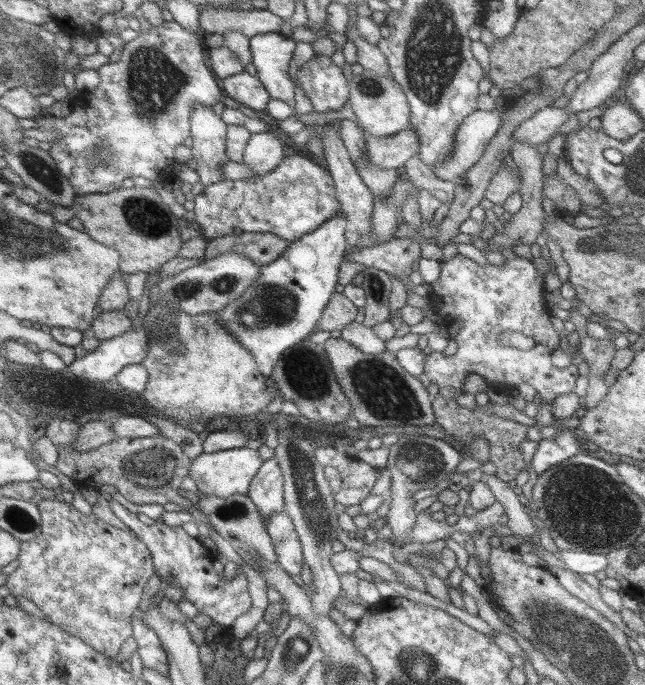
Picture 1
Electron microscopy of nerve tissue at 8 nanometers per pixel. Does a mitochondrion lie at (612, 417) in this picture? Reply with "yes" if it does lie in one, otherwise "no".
no

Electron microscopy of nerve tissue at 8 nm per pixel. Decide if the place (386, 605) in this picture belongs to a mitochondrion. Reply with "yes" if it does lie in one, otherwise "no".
no

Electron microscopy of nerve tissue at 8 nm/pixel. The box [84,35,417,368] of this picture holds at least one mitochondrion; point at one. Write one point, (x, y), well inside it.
(153, 80)

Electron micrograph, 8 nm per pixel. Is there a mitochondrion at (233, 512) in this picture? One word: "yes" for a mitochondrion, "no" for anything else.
yes

